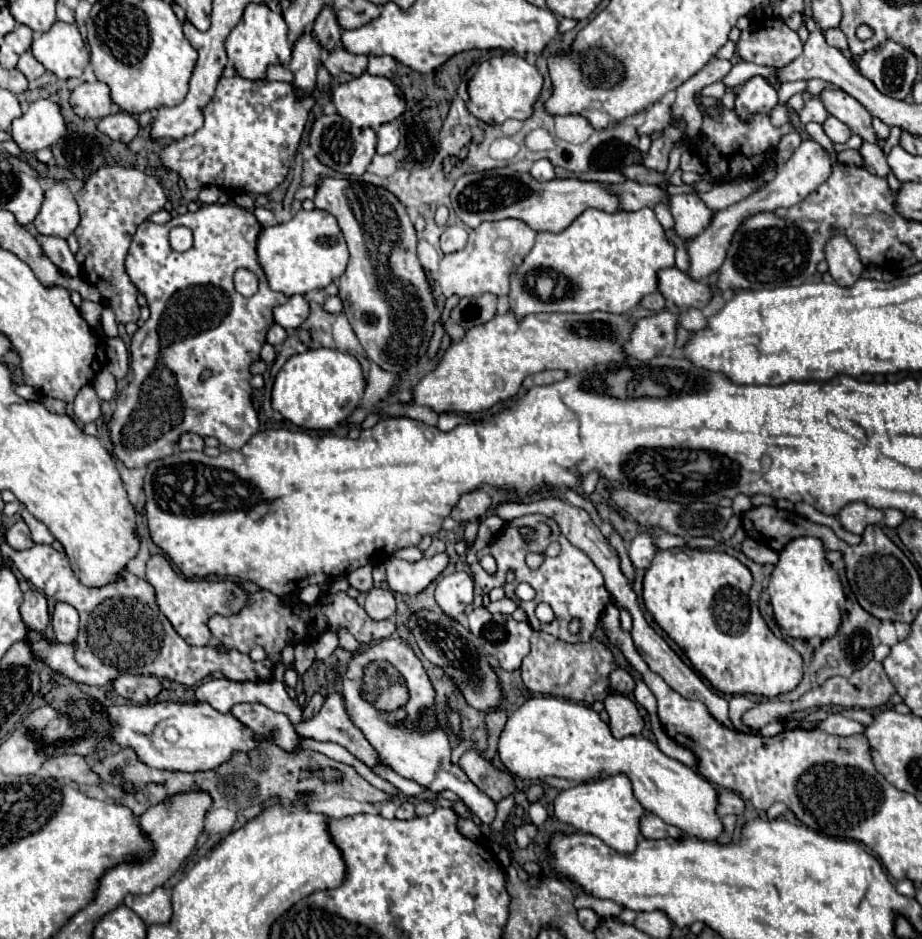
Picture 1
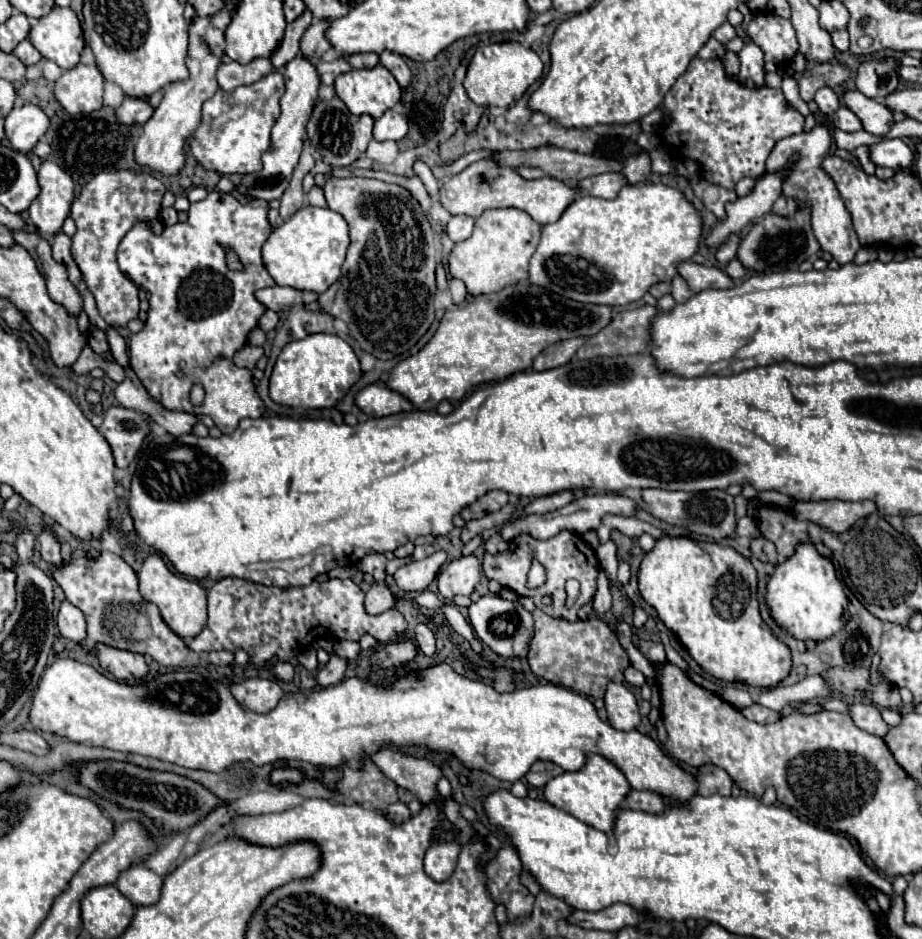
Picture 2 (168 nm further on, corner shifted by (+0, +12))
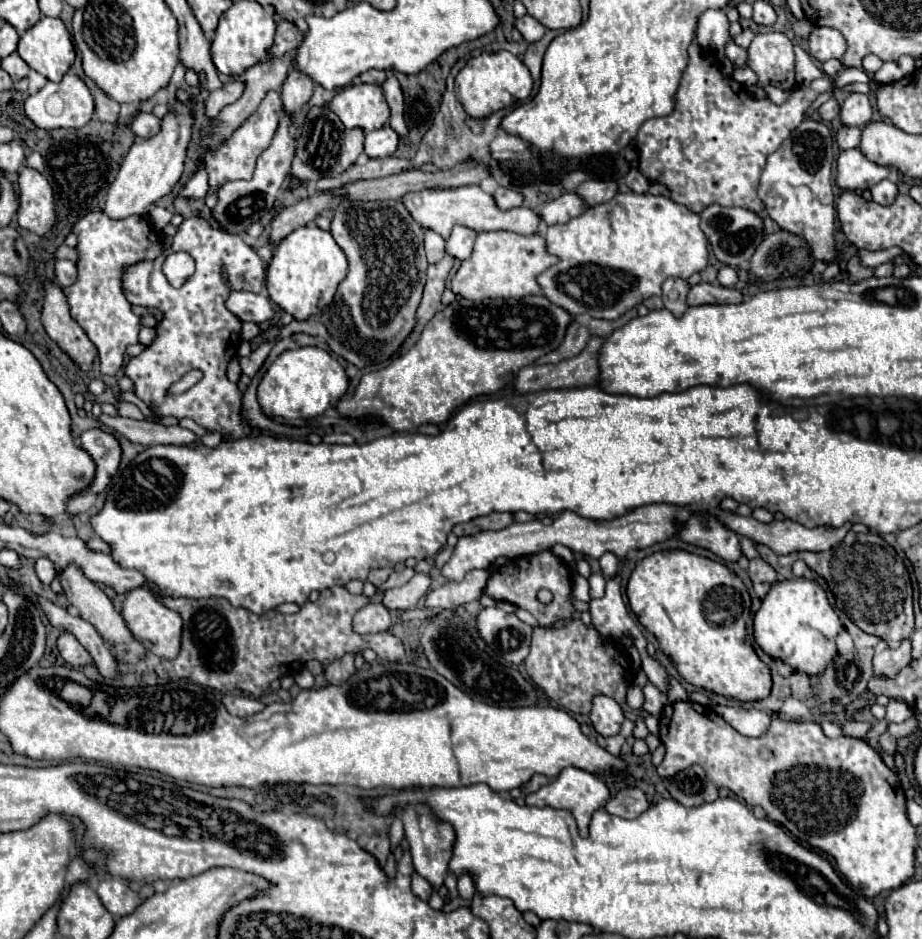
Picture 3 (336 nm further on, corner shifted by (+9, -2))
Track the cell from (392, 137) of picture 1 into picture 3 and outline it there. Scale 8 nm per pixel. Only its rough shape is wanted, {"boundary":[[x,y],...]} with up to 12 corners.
{"boundary":[[389,127],[365,135],[367,157],[395,153],[399,135]]}

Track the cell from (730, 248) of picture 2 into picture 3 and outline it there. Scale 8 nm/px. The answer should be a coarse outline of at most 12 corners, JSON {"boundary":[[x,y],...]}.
{"boundary":[[711,205],[701,229],[715,257],[745,269],[765,237],[763,217]]}

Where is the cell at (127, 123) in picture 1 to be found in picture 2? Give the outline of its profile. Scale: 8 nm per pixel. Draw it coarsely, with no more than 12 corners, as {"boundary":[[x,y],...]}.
{"boundary":[[126,97],[116,109],[122,125],[146,123],[154,109],[146,99]]}

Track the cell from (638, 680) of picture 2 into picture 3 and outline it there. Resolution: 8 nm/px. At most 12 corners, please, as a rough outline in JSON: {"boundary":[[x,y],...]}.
{"boundary":[[631,685],[627,691],[627,705],[641,709],[645,695],[641,687]]}

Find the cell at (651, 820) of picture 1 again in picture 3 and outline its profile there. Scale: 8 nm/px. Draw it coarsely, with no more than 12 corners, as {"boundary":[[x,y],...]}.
{"boundary":[[623,787],[605,803],[611,815],[635,819],[647,811],[645,793]]}

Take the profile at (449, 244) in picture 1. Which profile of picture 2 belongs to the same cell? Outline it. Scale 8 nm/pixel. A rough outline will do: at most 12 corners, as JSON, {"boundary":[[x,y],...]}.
{"boundary":[[454,215],[446,225],[448,237],[456,243],[468,239],[474,219]]}

